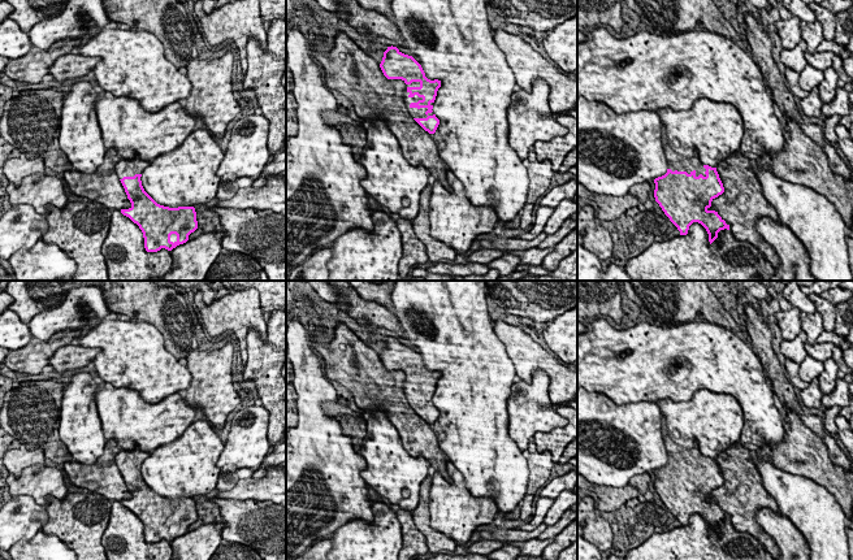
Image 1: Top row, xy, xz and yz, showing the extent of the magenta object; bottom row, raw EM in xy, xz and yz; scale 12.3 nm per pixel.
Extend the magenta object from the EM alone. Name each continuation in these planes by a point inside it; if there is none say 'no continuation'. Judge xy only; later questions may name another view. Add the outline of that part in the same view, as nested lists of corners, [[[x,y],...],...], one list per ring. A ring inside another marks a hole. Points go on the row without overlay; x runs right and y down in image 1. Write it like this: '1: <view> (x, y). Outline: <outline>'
1: xy (125, 458). Outline: [[[134,447],[133,450],[121,448],[114,457],[114,463],[120,470],[124,468],[134,468],[135,465],[142,465],[150,455],[150,452],[140,451],[138,447]]]

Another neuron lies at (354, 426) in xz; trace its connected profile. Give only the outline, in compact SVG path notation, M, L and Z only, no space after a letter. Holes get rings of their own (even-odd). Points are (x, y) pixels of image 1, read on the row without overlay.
M364 411L358 416L341 416L339 424L342 426L342 431L345 435L348 435L352 438L352 447L358 451L360 447L360 443L363 442L365 434L367 434L367 424L363 418Z

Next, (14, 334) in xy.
M9 308L0 314L0 347L14 351L25 347L34 337L16 312Z

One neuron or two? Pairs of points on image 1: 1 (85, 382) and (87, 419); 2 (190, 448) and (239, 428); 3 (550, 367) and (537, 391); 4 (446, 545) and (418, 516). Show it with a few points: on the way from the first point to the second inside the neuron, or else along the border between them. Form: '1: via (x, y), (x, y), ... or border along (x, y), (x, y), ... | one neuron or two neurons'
1: via (85, 391), (85, 409) | one neuron
2: border along (224, 443), (224, 450), (217, 460), (219, 473) | two neurons
3: border along (522, 380), (542, 370), (553, 404) | two neurons
4: via (438, 541), (423, 524) | one neuron

